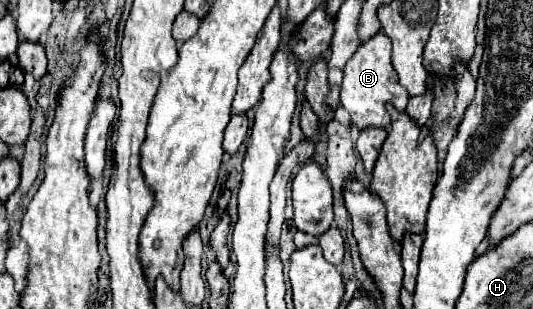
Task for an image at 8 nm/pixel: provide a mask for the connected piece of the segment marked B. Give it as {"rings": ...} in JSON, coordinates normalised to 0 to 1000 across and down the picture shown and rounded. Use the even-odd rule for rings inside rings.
{"rings":[[[711,100],[704,120],[677,139],[674,159],[666,165],[666,178],[651,197],[644,236],[647,243],[644,243],[644,269],[640,269],[640,346],[655,366],[659,398],[666,411],[681,417],[666,463],[666,482],[677,502],[685,553],[696,566],[707,502],[715,489],[715,469],[726,443],[722,417],[730,417],[730,405],[734,405],[734,379],[730,379],[722,340],[734,333],[741,353],[760,359],[764,320],[767,320],[764,294],[745,269],[745,236],[734,210],[734,126],[719,100]]]}

